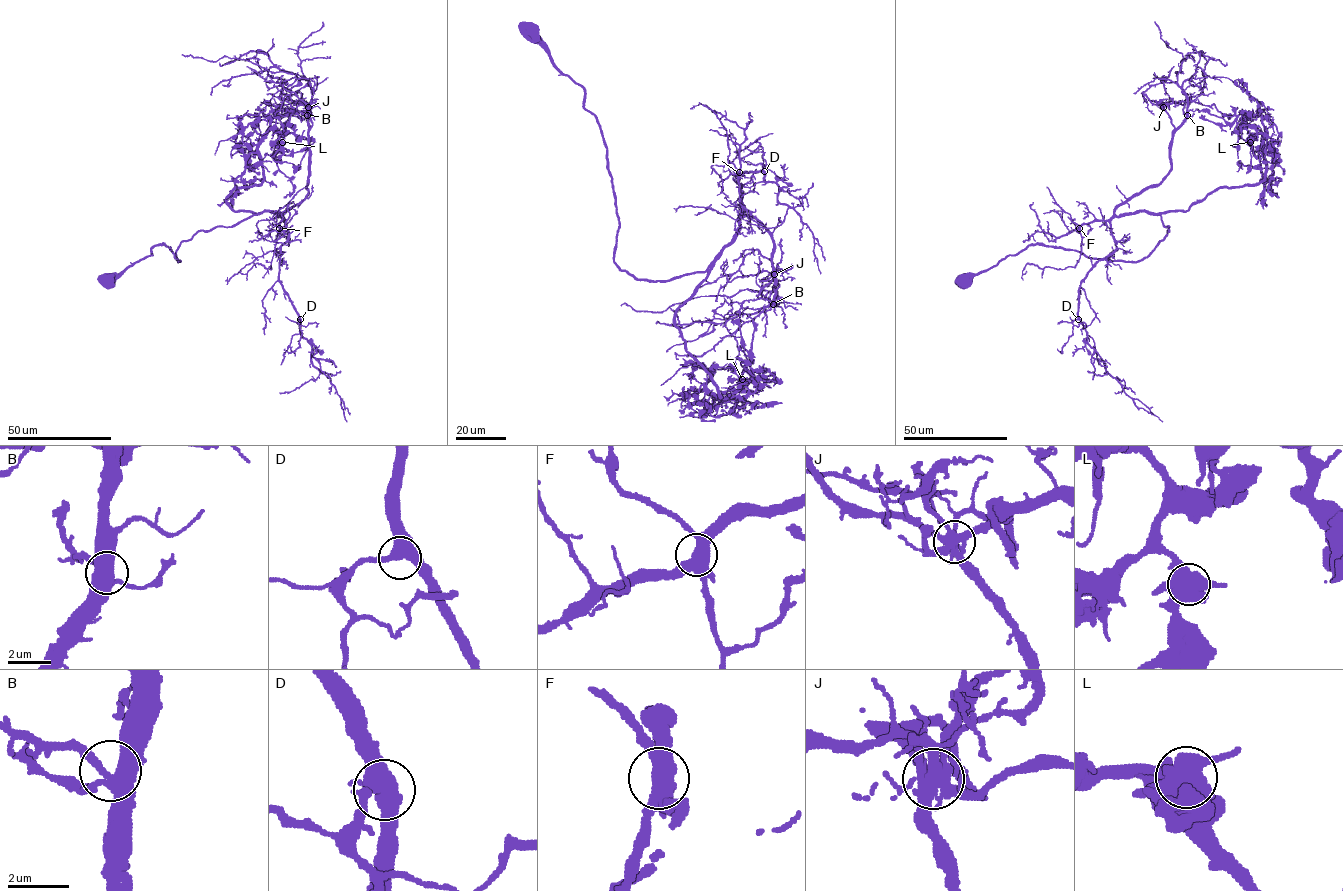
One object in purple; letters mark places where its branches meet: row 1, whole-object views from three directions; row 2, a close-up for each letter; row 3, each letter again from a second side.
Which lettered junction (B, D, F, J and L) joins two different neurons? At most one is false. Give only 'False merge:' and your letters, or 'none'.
False merge: J

